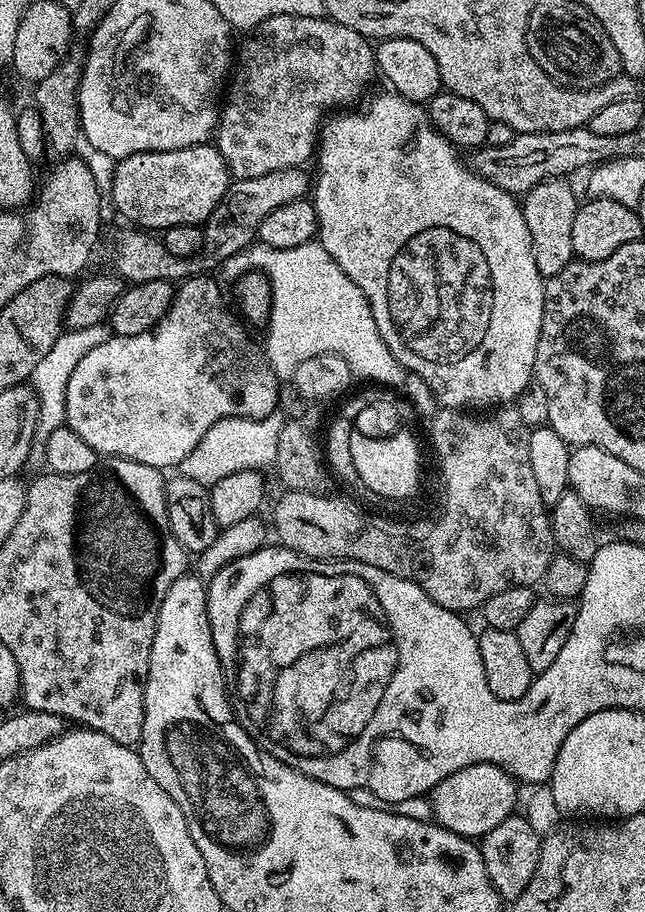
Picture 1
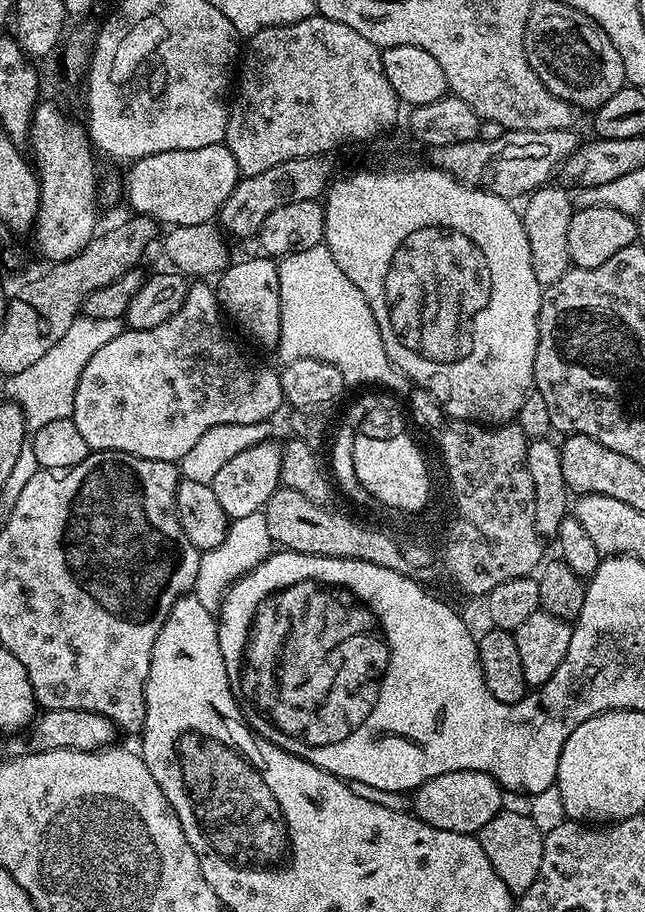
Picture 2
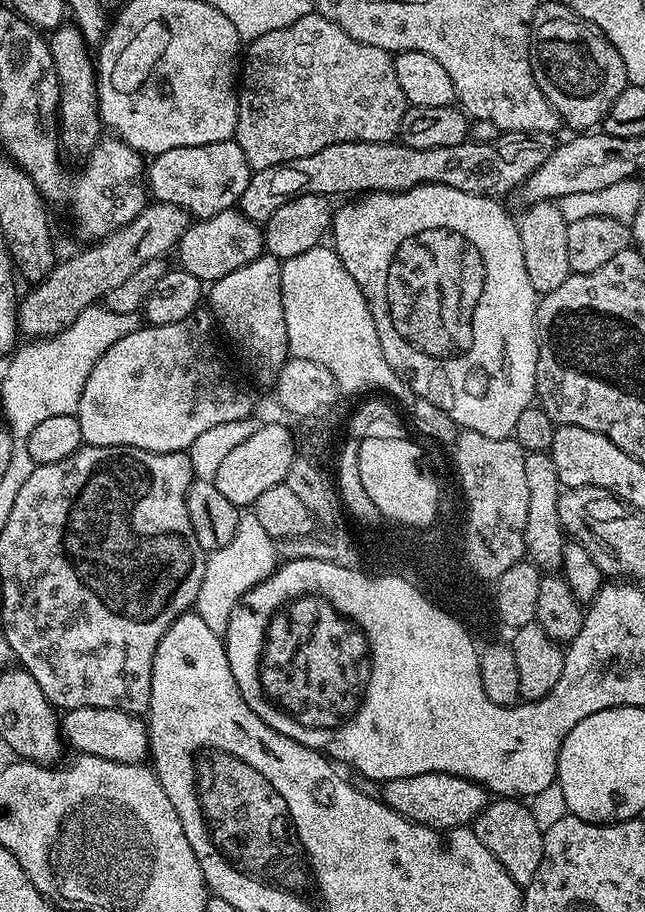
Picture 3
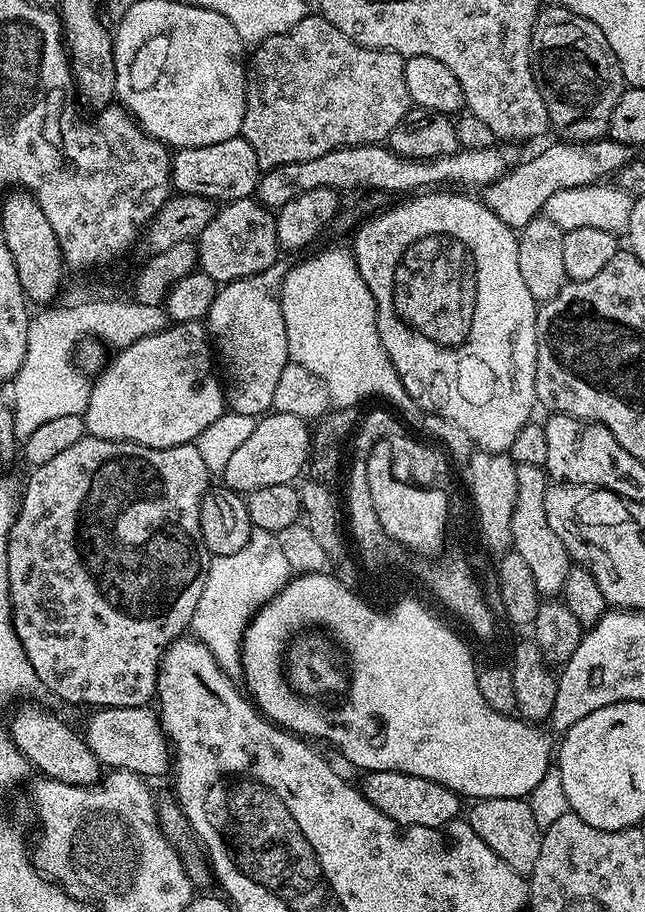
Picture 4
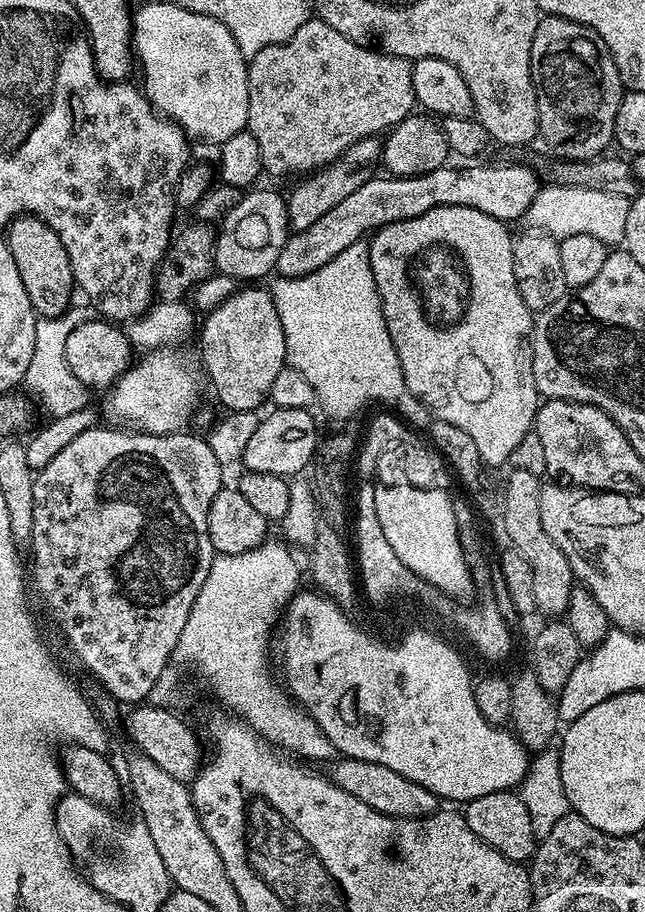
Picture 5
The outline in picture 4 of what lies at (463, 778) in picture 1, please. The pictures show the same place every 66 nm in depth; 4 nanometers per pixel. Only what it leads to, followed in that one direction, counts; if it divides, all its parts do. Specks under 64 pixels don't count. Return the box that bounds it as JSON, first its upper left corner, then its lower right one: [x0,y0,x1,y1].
[358,770,461,828]

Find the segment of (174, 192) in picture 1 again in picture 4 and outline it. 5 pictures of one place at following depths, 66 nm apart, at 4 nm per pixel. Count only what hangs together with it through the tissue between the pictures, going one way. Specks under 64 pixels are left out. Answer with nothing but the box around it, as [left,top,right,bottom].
[172,135,261,202]

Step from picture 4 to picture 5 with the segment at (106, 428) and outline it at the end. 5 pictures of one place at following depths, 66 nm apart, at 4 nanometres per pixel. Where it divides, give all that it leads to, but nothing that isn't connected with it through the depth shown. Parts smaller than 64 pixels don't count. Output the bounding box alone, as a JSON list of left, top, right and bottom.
[108,346,206,436]

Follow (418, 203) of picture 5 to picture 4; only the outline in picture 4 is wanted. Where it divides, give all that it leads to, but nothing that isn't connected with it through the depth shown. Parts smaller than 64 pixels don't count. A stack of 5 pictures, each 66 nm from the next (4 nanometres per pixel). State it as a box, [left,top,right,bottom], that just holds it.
[483,138,629,230]

